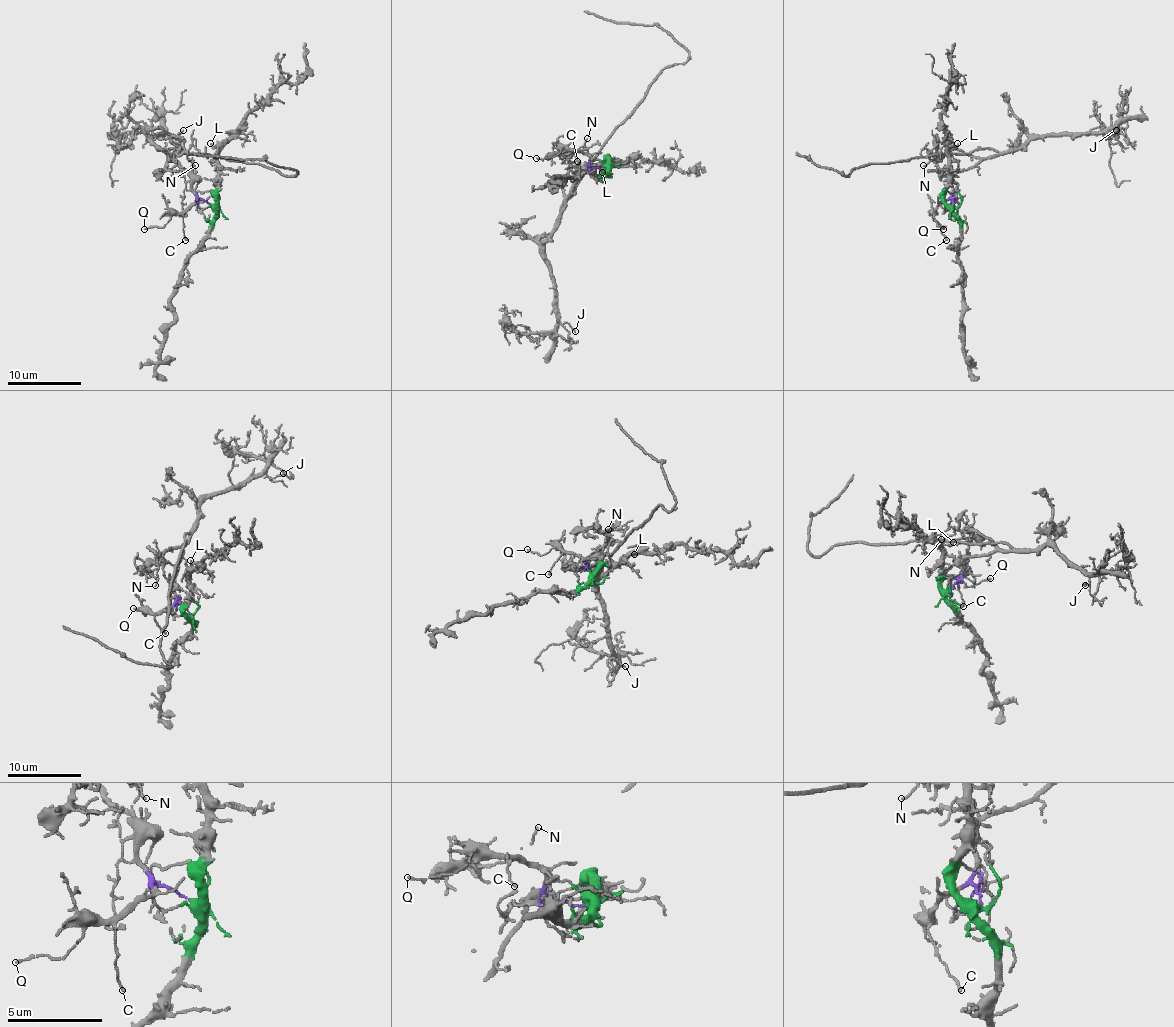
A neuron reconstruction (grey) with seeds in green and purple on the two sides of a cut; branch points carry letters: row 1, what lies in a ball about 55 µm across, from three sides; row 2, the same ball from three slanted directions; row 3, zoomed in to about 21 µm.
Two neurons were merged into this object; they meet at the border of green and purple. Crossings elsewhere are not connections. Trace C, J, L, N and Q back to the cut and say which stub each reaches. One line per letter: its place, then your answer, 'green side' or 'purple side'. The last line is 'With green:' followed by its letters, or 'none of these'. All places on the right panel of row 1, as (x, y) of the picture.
C: at (946, 240); purple side
J: at (1116, 130); purple side
L: at (957, 143); green side
N: at (923, 165); purple side
Q: at (943, 229); purple side
With green: L

